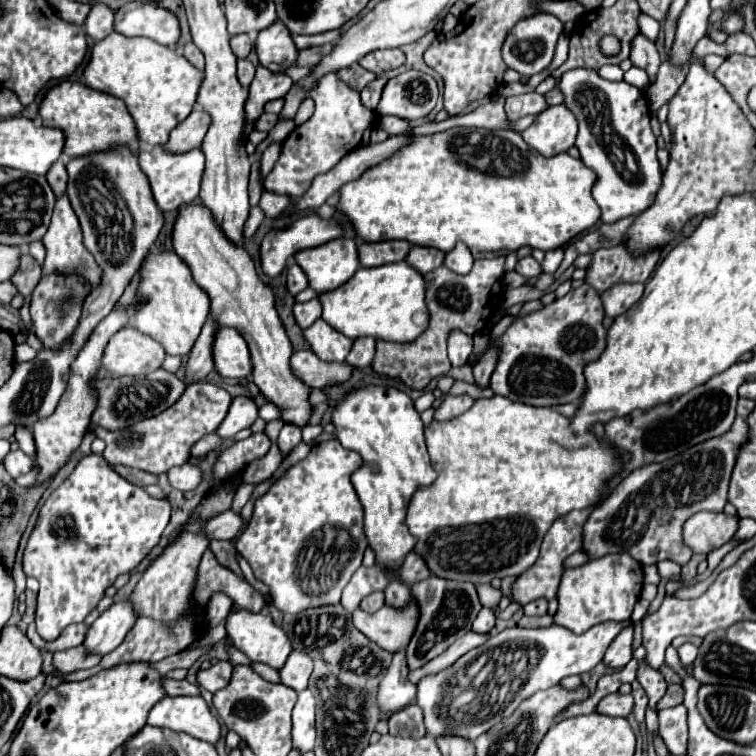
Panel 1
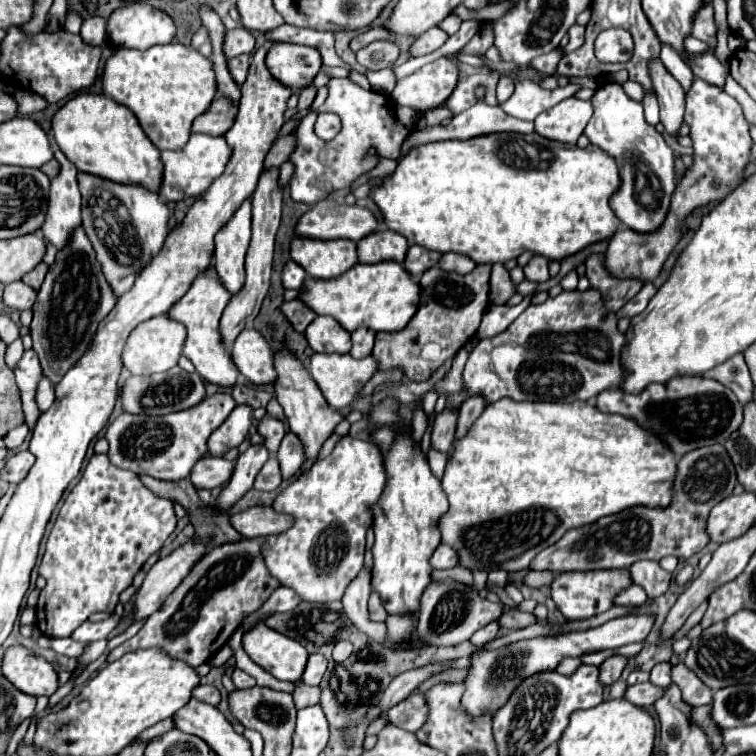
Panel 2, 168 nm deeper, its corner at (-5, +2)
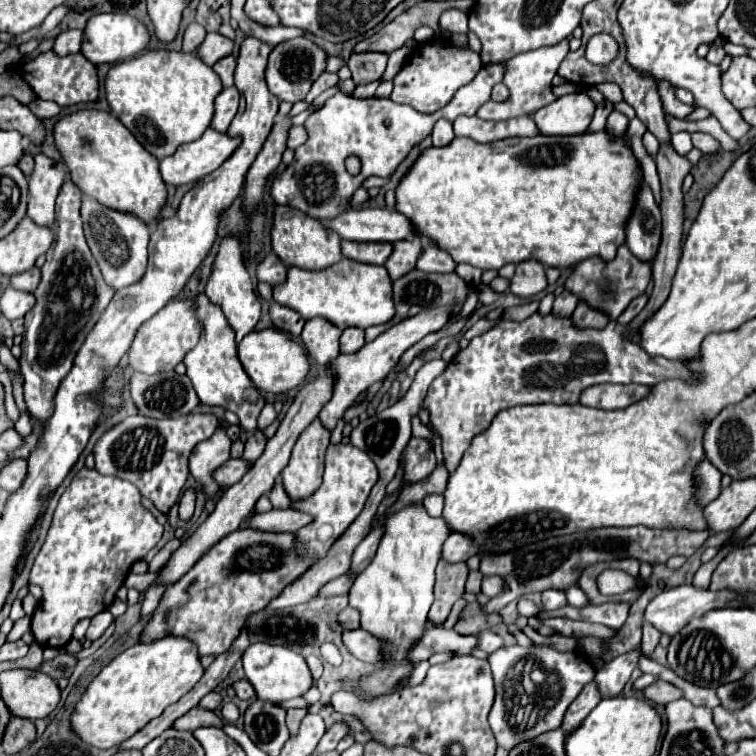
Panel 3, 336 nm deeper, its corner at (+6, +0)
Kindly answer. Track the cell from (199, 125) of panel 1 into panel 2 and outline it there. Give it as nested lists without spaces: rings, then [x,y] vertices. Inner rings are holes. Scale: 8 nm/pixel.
[[[217,97],[207,113],[201,113],[195,119],[195,125],[191,125],[191,133],[207,133],[207,135],[225,135],[227,129],[231,129],[237,115],[237,107],[231,105],[231,101]]]

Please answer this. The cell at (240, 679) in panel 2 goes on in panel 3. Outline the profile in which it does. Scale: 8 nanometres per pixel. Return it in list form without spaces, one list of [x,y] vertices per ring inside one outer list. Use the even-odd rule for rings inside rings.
[[[242,679],[242,681],[238,681],[238,683],[234,683],[234,691],[236,691],[236,695],[238,695],[238,699],[246,699],[246,701],[250,701],[250,699],[254,699],[254,687],[246,681],[246,679]]]

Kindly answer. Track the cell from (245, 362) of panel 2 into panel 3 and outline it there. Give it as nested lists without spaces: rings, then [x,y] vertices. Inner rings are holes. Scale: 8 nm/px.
[[[274,327],[248,333],[240,341],[238,353],[240,353],[240,361],[242,361],[244,369],[248,371],[250,379],[254,381],[254,385],[260,391],[268,391],[268,393],[276,393],[276,395],[296,389],[310,371],[310,363],[308,363],[304,349],[296,341],[292,341],[290,335],[286,335],[284,331],[278,331]]]

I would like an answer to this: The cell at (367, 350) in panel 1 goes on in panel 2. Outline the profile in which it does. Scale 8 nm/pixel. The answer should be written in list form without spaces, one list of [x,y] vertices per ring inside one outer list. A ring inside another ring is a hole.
[[[361,327],[361,329],[353,331],[353,333],[351,333],[351,337],[353,337],[353,349],[351,349],[349,353],[351,353],[355,359],[367,357],[367,355],[371,353],[371,349],[373,349],[375,333],[373,333],[373,331],[369,331],[369,329],[365,329],[365,327]]]

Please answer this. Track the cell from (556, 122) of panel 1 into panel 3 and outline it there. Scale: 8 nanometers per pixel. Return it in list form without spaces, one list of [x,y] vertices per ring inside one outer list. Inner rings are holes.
[[[570,93],[534,113],[542,135],[578,135],[584,133],[594,117],[596,103],[586,93]]]

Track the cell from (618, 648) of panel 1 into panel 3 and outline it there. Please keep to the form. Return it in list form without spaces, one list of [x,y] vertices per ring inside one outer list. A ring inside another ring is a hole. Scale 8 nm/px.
[[[588,683],[582,693],[572,701],[572,707],[568,707],[568,715],[564,715],[564,727],[562,731],[566,735],[570,735],[572,731],[576,731],[576,727],[580,727],[580,723],[588,717],[588,713],[600,703],[600,695],[596,691],[594,683]]]

